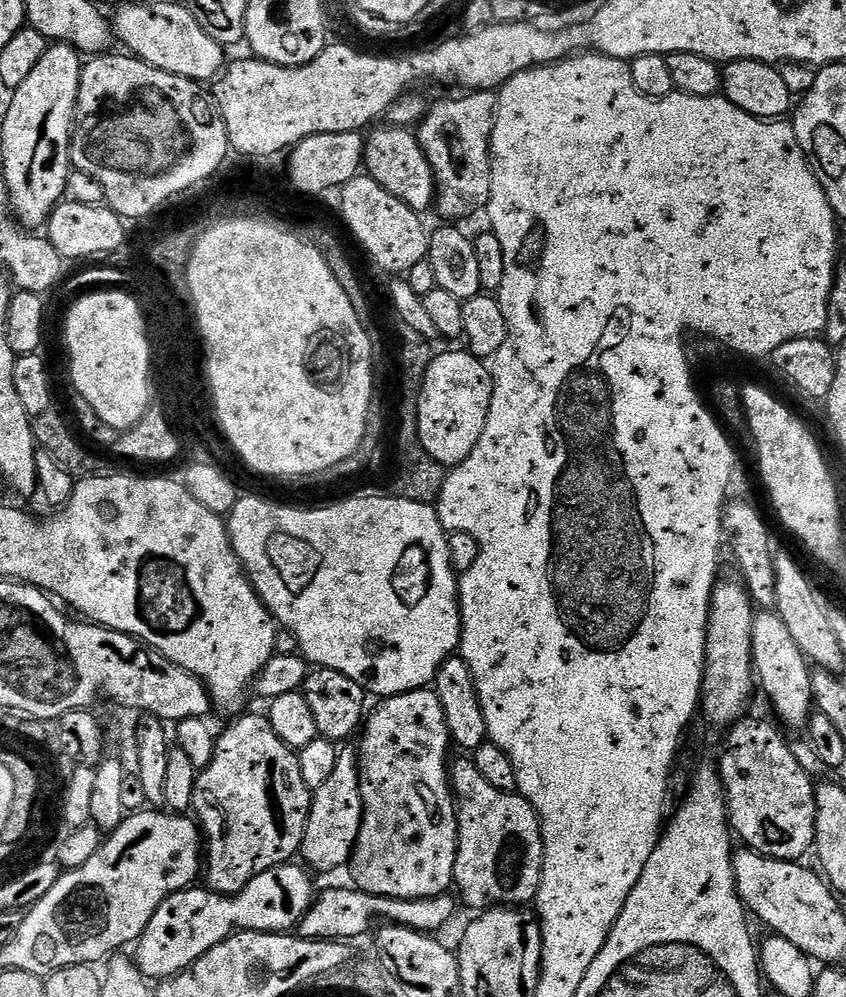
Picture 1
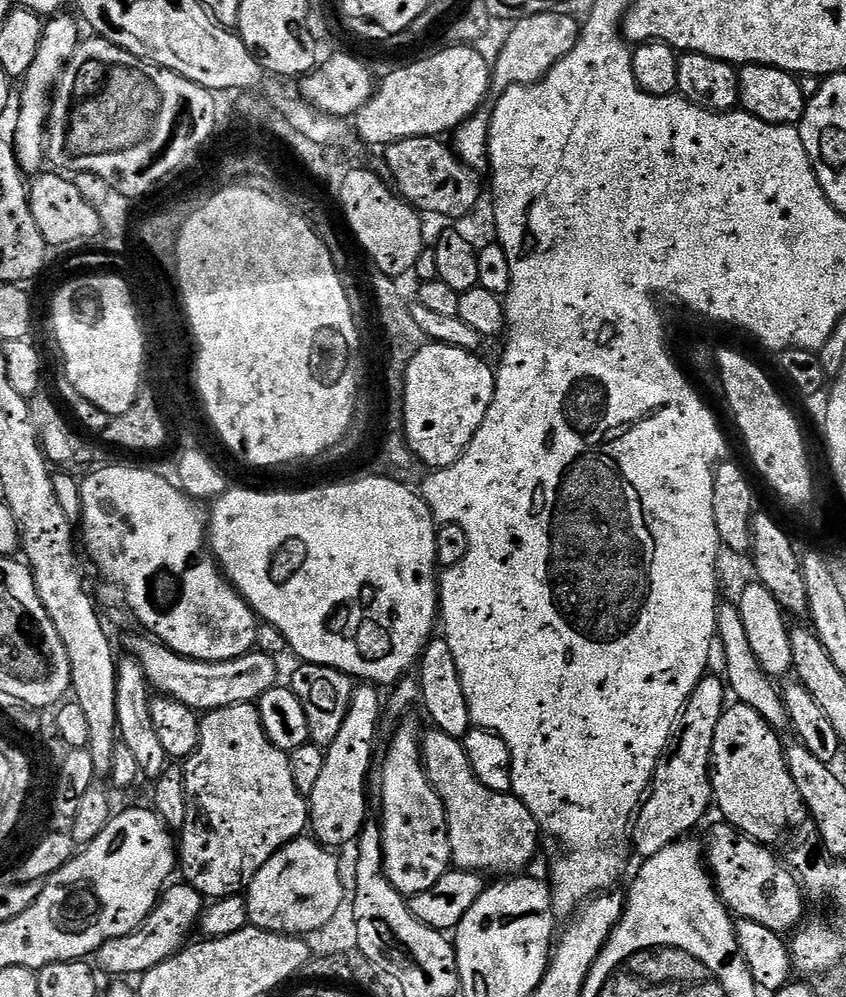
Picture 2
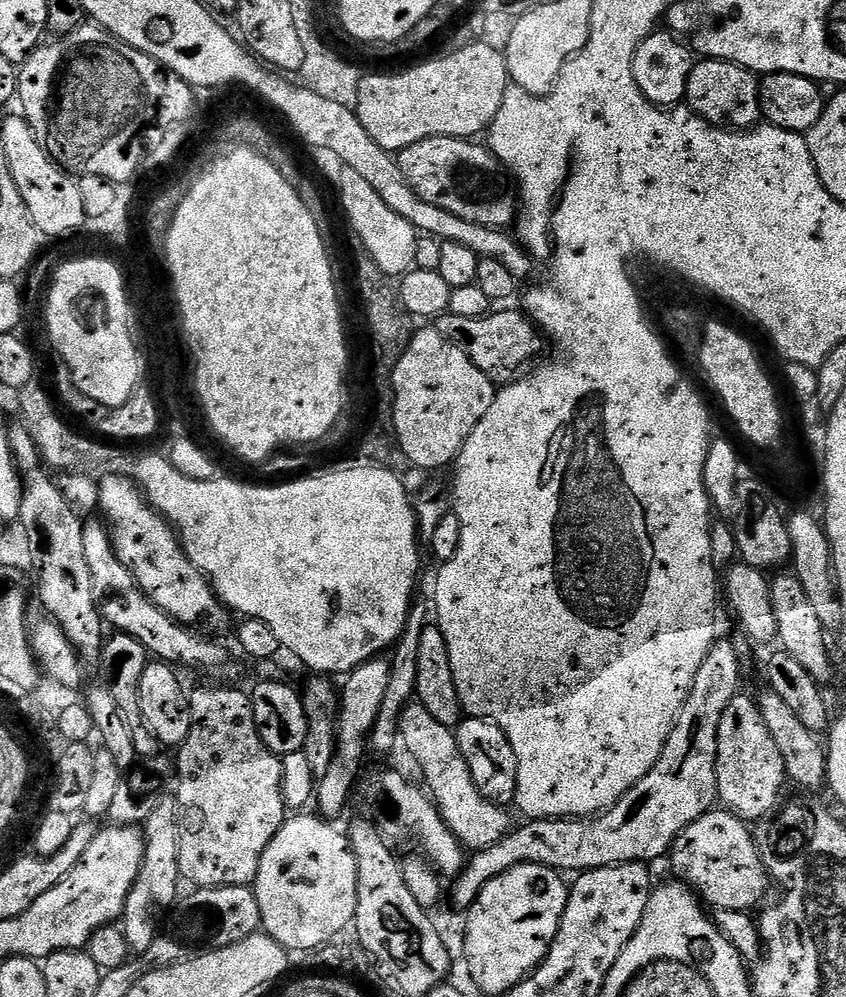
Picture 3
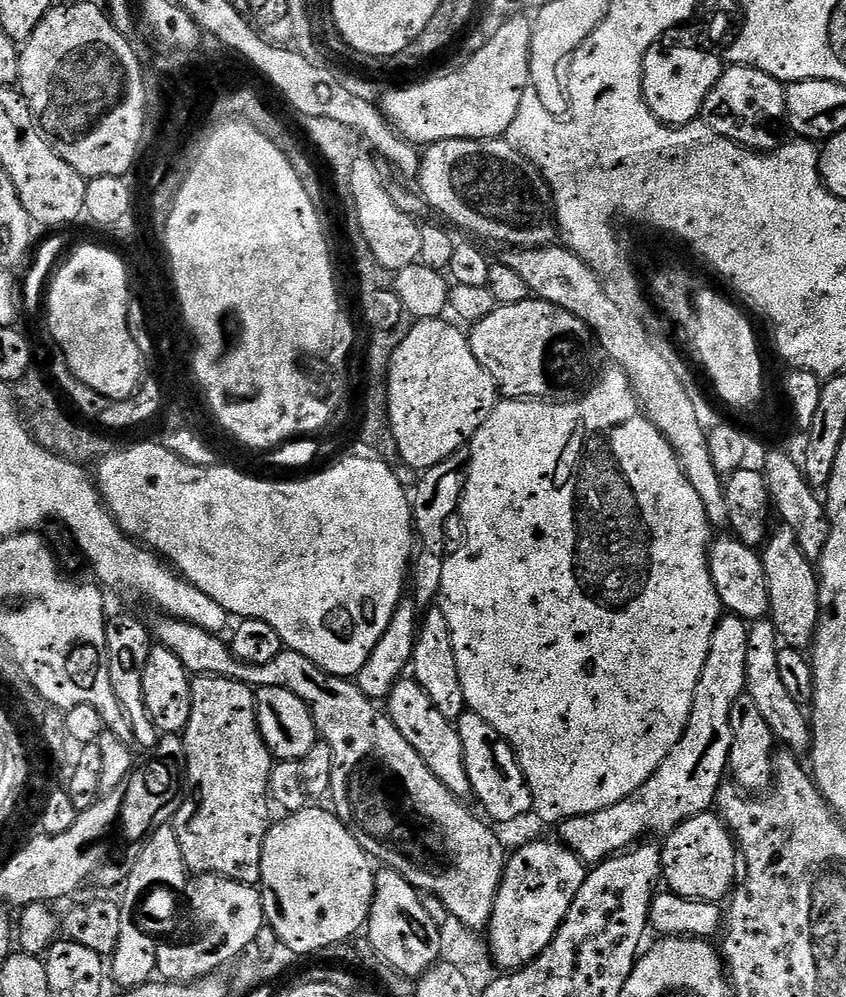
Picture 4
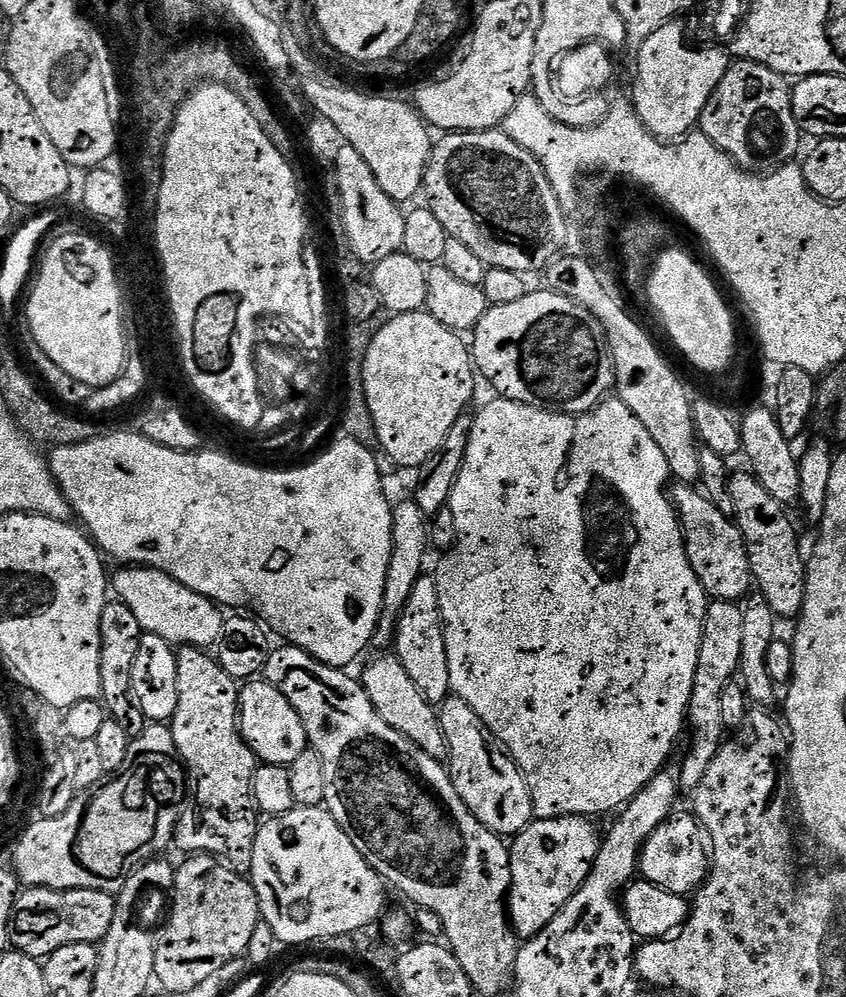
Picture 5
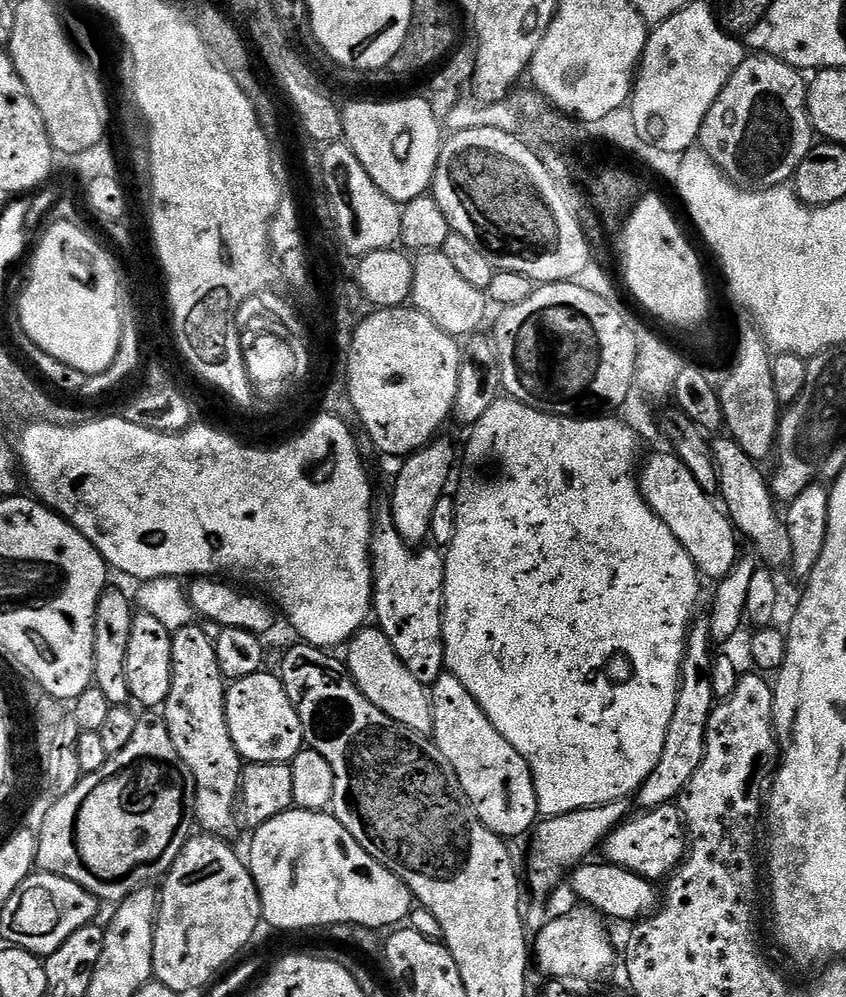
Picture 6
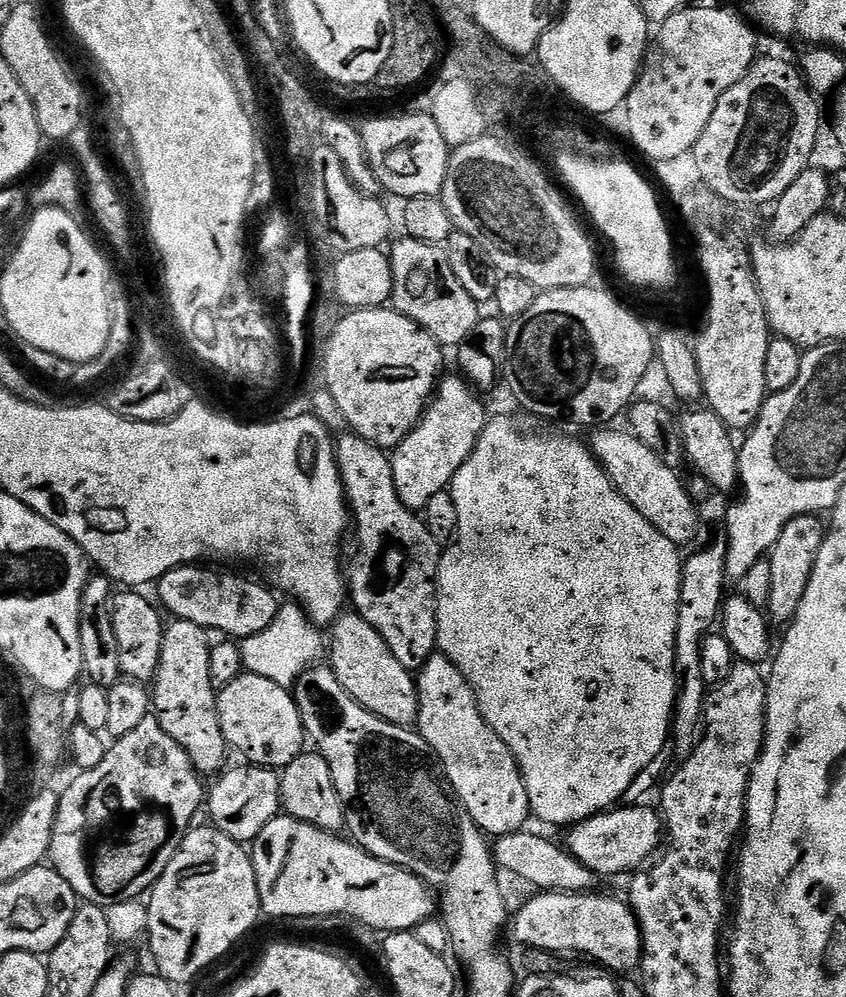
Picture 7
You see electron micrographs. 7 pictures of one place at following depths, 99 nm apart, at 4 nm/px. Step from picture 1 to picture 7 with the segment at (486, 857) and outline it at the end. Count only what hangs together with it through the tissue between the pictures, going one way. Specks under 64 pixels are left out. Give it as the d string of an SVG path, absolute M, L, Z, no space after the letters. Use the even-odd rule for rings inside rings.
M351 615L337 619L331 629L331 632L333 631L332 640L330 636L332 673L336 675L341 686L348 691L350 698L357 700L366 710L378 714L378 718L403 728L415 725L421 710L420 693L413 673L404 668L402 662L398 662L398 658L394 658L390 646L386 646L378 630L371 628L367 620L360 619L359 615Z

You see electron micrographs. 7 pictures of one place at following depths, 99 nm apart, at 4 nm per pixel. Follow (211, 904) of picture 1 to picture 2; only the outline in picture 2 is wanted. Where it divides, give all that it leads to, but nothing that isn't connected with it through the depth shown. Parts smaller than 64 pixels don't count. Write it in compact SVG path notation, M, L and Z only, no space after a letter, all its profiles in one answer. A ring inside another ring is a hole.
M315 838L292 840L258 874L246 889L248 902L248 918L251 927L260 928L264 932L276 932L280 936L305 938L311 931L322 930L345 907L344 880L340 877L340 864L336 861L337 853L329 850ZM187 882L173 883L165 891L161 901L156 905L152 915L144 921L143 928L131 936L123 936L106 943L95 953L94 960L99 971L111 978L139 978L154 966L164 964L189 943L192 931L197 931L206 908L205 897L194 890ZM176 884L176 885L175 885ZM97 960L97 961L96 961ZM100 963L100 964L99 964ZM104 971L104 972L103 972Z

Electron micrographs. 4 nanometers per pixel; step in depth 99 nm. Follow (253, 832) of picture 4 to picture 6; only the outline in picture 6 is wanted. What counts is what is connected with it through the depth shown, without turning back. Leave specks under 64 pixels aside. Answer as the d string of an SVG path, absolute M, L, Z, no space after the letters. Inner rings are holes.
M196 627L172 633L172 685L162 719L196 787L195 823L205 833L223 837L238 820L242 761L226 726L226 681L218 666L216 645L211 635Z

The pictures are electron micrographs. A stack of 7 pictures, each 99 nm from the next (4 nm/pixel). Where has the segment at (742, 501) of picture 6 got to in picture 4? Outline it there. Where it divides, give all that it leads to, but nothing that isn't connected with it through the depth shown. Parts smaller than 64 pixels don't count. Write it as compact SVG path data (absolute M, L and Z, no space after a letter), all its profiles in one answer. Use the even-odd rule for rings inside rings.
M780 526L764 541L760 562L764 567L770 619L781 641L790 648L807 649L820 616L818 572L813 561L800 549L793 532Z

